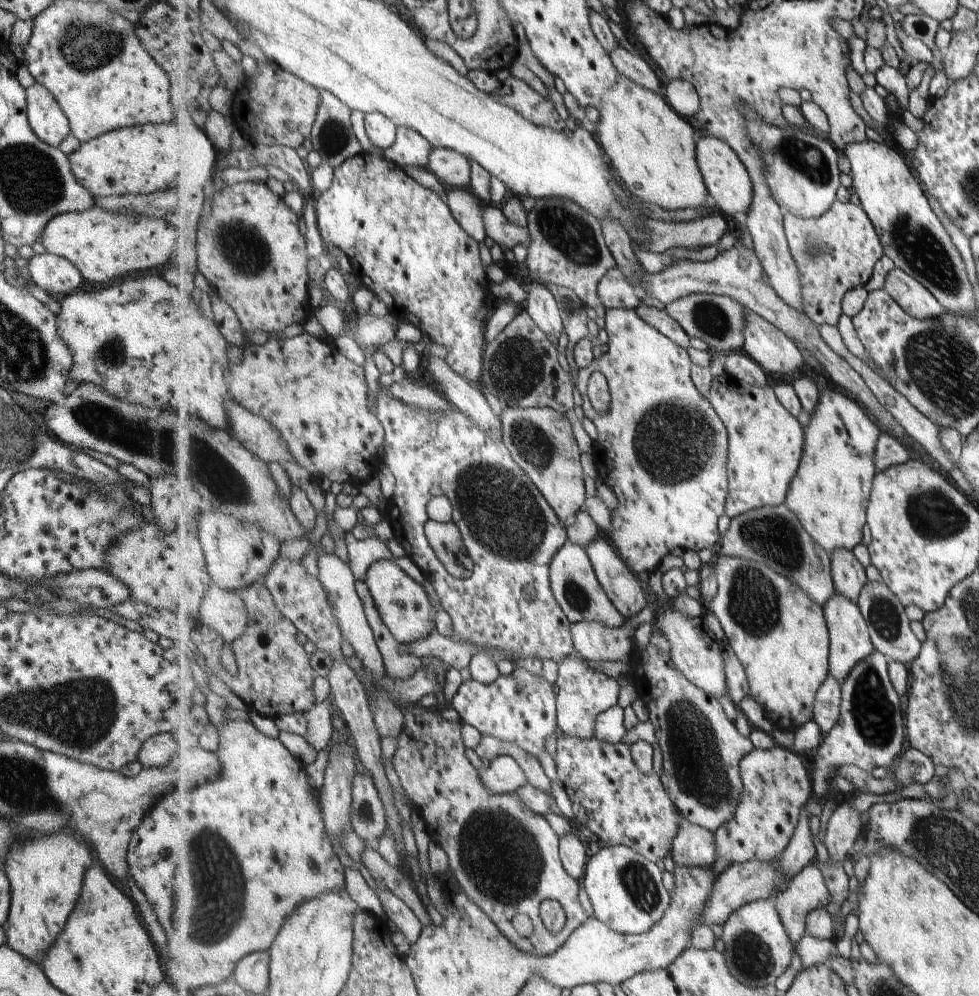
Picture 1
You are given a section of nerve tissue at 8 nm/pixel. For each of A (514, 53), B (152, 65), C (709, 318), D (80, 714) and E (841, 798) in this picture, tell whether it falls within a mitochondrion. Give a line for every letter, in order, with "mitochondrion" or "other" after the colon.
A: other
B: other
C: mitochondrion
D: mitochondrion
E: other

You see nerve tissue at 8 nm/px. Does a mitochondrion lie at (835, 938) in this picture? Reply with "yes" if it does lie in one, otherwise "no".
no

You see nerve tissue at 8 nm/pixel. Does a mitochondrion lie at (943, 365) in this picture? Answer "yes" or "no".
yes

